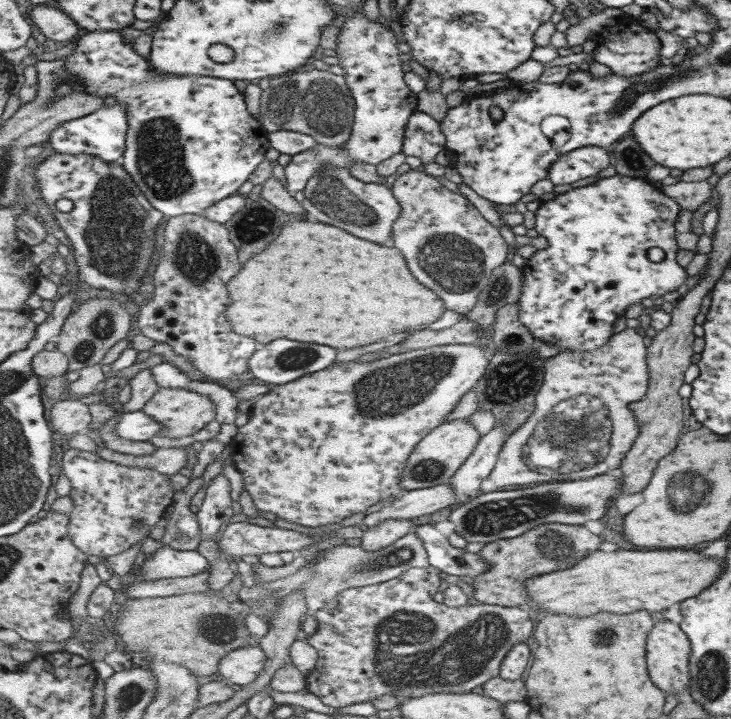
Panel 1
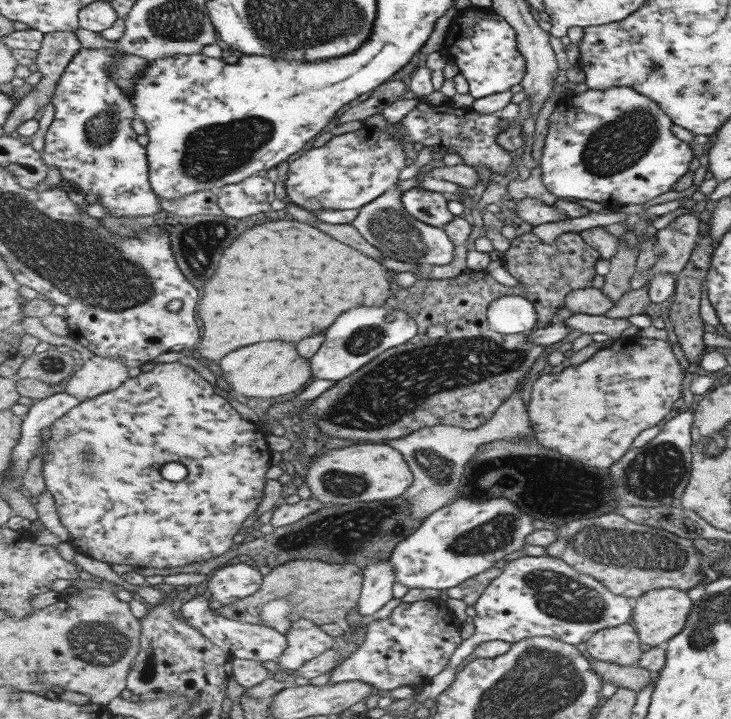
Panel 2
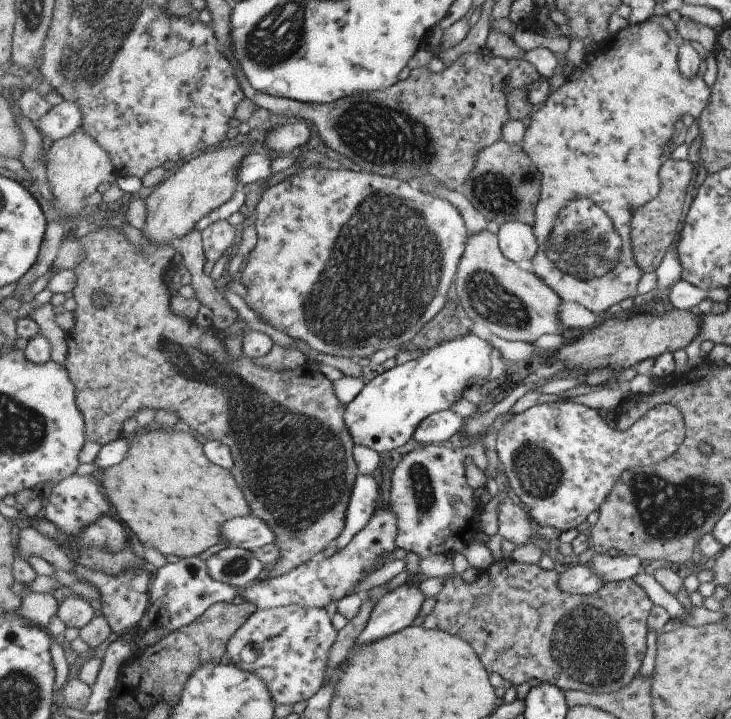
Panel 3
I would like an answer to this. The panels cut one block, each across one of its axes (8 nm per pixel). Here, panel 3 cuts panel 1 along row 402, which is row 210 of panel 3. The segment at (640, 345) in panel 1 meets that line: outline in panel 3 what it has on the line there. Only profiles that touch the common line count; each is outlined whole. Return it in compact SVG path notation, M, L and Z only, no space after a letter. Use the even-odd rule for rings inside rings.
M642 22L636 25L629 24L624 29L611 33L604 41L597 44L593 52L589 52L582 63L566 78L566 82L561 85L549 100L546 100L535 114L532 115L530 125L526 129L526 135L522 142L522 147L529 155L529 158L535 163L535 166L542 172L542 193L536 208L536 221L533 226L535 236L537 237L539 248L531 260L530 267L536 275L542 277L548 285L558 295L568 301L573 301L585 306L594 313L601 315L604 310L609 310L613 304L618 304L625 298L633 298L637 292L637 284L641 280L644 271L635 262L634 252L632 251L632 224L634 212L641 207L645 207L654 198L659 196L662 191L662 180L659 180L663 164L663 146L669 140L673 132L673 122L681 114L691 114L695 120L701 110L707 104L709 98L709 87L705 86L702 76L683 77L681 72L677 72L675 64L675 43L667 32L663 30L663 25L659 22Z

